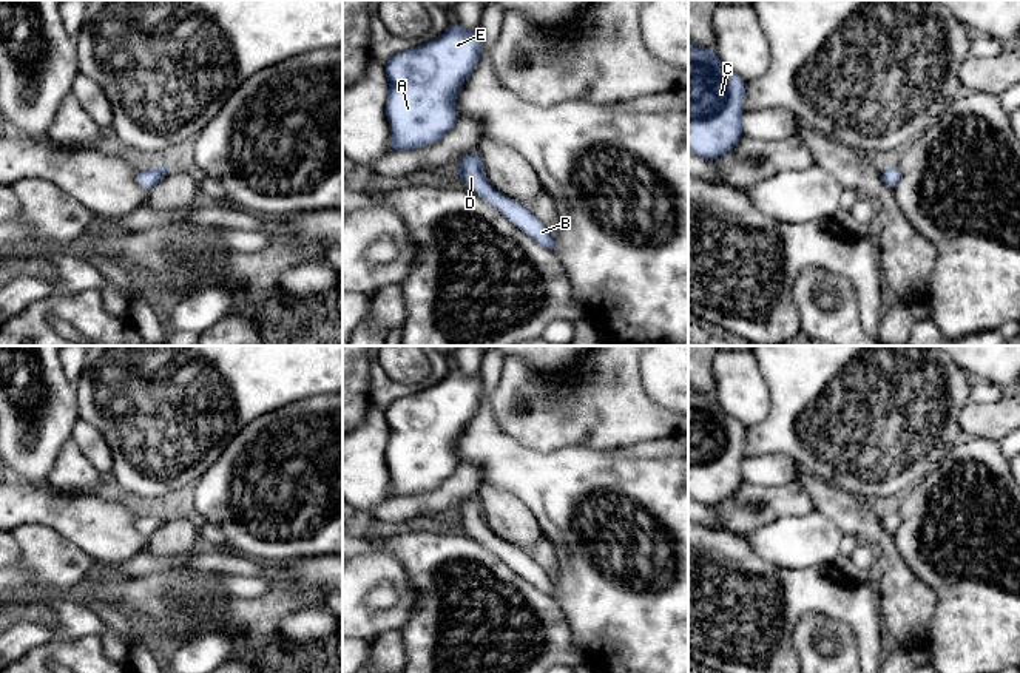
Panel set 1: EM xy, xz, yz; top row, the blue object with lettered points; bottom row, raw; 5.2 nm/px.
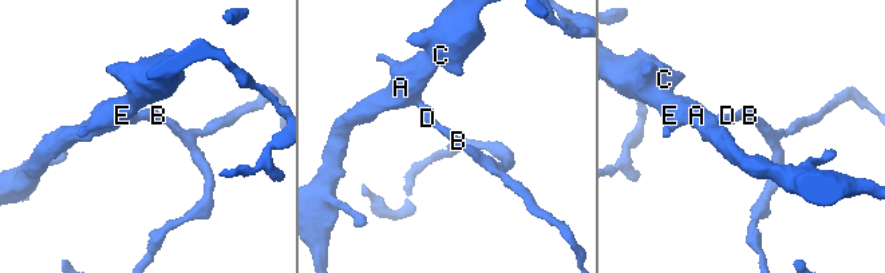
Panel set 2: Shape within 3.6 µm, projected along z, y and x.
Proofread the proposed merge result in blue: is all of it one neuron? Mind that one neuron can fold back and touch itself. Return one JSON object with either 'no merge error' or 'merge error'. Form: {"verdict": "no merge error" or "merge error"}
{"verdict": "no merge error"}

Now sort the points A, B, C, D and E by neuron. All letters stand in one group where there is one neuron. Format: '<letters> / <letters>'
A B C D E

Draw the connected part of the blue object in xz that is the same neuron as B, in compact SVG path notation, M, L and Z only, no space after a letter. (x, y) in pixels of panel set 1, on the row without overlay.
M477 497L464 500L457 512L458 522L466 529L468 536L494 551L506 565L537 590L556 597L557 591L552 577L532 559L532 556L498 539L489 529L483 517L481 503Z

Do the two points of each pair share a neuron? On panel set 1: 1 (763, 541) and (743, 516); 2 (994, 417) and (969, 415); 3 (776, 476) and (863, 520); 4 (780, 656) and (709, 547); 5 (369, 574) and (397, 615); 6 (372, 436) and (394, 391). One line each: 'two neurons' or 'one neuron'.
1: two neurons
2: one neuron
3: two neurons
4: one neuron
5: one neuron
6: two neurons

